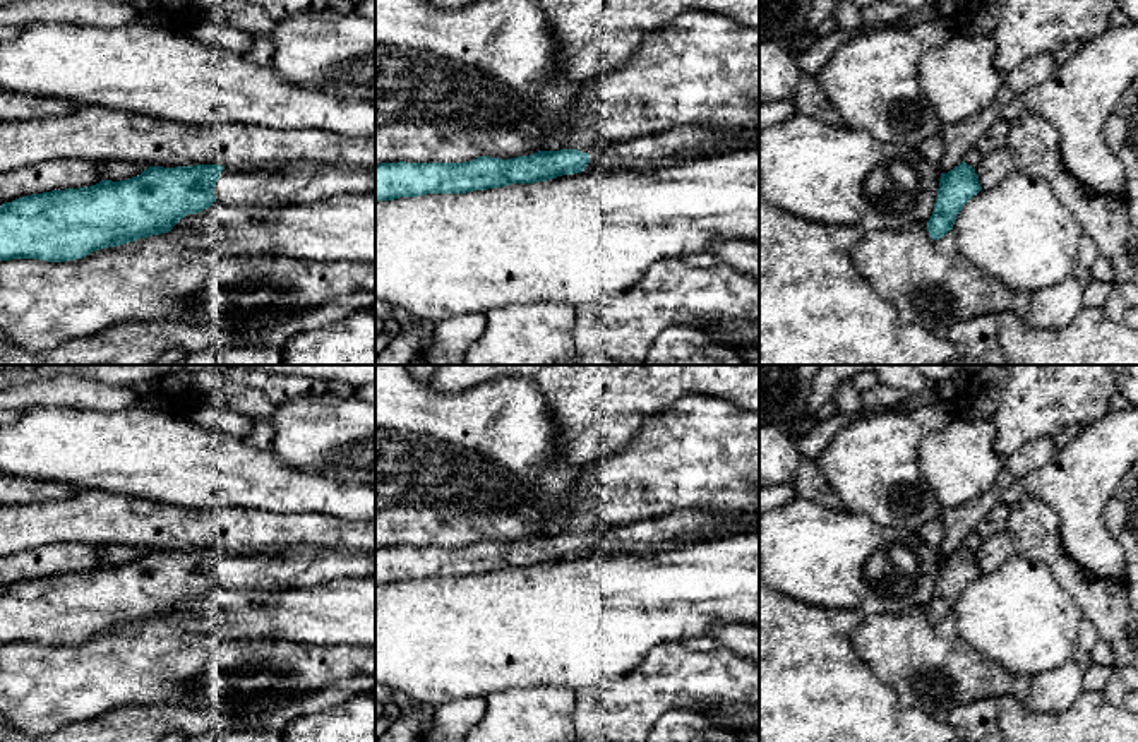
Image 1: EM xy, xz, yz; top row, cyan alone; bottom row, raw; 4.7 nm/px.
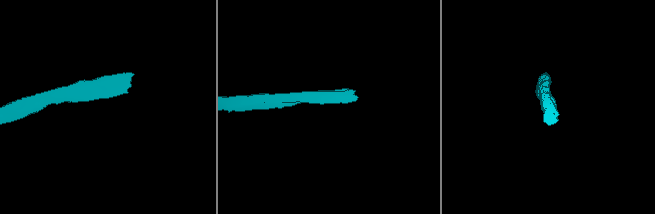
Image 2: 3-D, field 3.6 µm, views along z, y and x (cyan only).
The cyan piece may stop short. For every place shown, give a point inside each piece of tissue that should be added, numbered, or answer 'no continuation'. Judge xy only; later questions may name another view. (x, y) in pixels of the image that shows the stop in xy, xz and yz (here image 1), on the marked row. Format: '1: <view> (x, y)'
1: xy (297, 182)

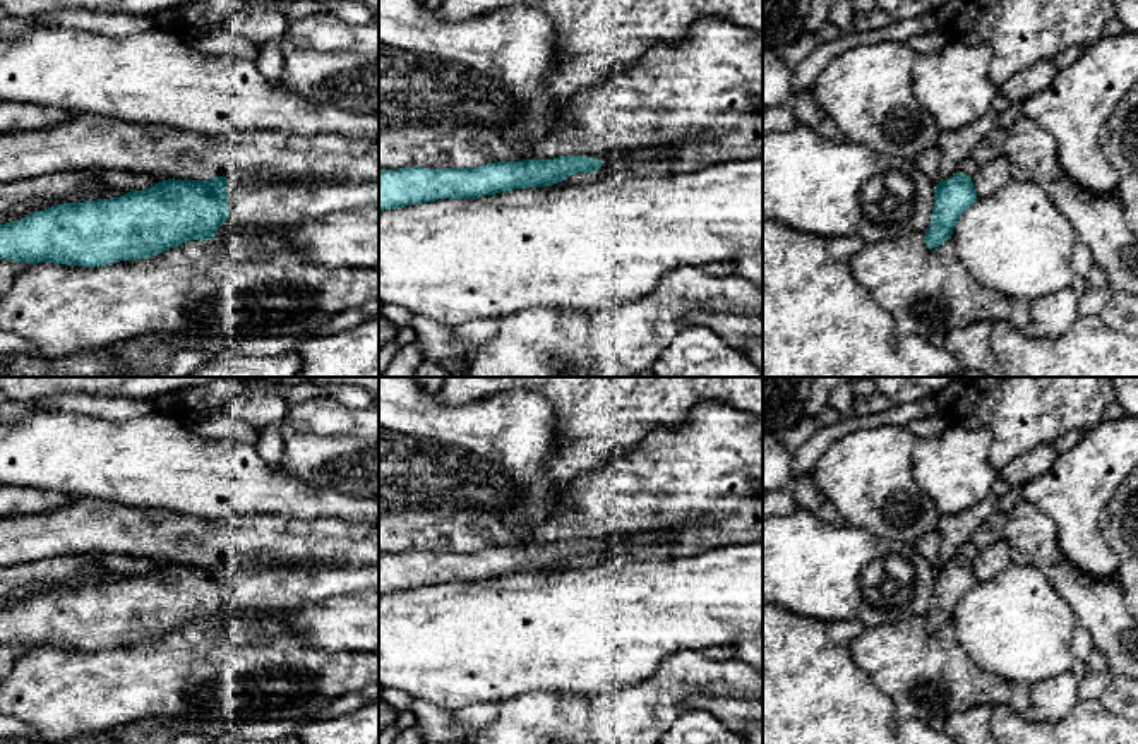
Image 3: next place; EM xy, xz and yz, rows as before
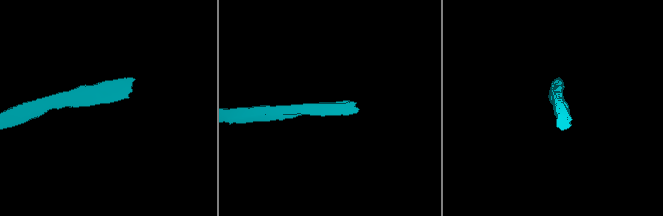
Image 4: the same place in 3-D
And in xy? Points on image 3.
1: xy (280, 204)

